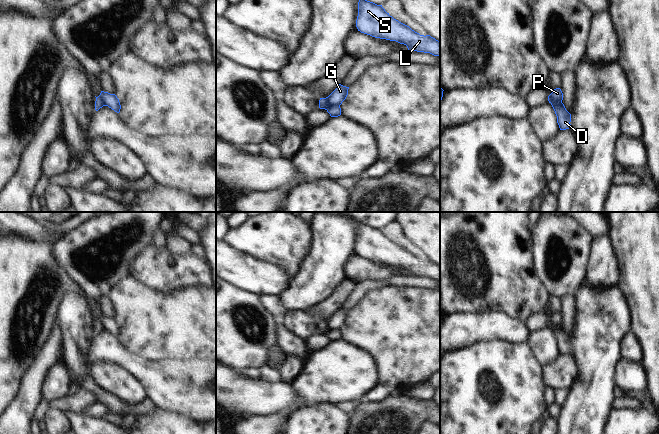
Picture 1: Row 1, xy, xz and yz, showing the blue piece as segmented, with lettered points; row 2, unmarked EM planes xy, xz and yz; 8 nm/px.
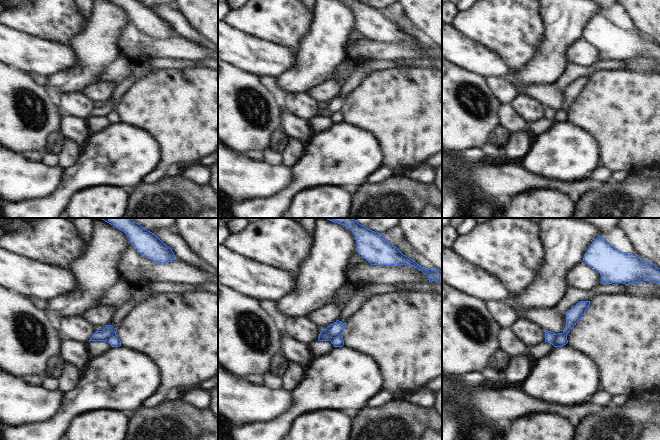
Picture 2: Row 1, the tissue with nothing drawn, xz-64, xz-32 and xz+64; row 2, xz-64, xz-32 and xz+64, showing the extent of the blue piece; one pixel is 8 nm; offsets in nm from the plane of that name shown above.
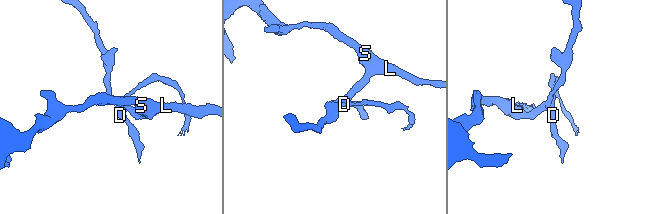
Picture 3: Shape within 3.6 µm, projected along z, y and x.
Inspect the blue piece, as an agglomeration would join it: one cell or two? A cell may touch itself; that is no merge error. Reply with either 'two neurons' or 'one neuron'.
two neurons

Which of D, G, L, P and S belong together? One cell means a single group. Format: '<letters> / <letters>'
D / G L P S

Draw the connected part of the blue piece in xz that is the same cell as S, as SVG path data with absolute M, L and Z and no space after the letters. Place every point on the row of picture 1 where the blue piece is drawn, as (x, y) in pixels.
M359 0L356 27L361 33L372 37L396 41L400 44L404 44L407 46L408 51L424 52L430 53L434 56L440 56L440 42L438 40L430 35L420 35L409 26L394 19L385 11L382 5L377 5L367 0Z

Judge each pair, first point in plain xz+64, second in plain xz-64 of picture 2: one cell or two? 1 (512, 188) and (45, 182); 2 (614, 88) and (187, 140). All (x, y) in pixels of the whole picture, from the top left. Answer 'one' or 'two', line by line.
1: one
2: one

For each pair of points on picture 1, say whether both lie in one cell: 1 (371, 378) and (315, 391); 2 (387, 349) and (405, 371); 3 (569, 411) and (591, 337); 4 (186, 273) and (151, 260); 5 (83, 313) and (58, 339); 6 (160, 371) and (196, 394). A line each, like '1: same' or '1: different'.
1: same
2: same
3: same
4: same
5: different
6: same

